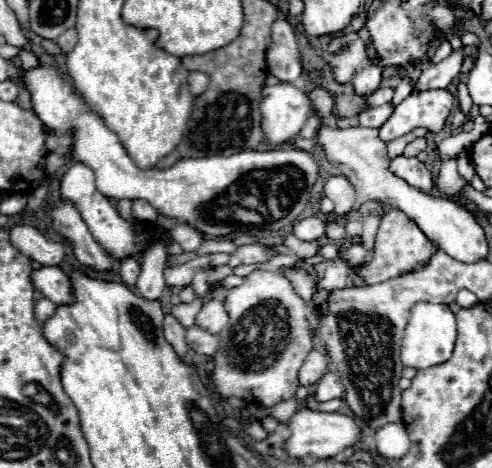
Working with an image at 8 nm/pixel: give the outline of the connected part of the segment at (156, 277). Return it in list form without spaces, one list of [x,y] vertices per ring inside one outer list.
[[[161,240],[153,242],[149,250],[143,252],[143,266],[141,274],[137,278],[137,292],[147,298],[147,300],[157,300],[165,292],[165,278],[163,278],[163,268],[165,268],[165,244]]]

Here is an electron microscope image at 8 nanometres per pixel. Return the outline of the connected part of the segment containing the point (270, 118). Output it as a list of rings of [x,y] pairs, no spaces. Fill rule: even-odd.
[[[285,82],[265,86],[261,100],[261,128],[265,140],[271,146],[281,146],[293,140],[311,112],[311,100],[303,90]]]

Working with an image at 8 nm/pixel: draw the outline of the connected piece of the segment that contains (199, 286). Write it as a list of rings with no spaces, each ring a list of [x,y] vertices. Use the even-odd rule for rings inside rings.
[[[199,268],[199,270],[195,270],[195,276],[193,276],[191,286],[193,286],[193,290],[195,290],[197,296],[205,296],[207,290],[209,290],[209,282],[207,282],[209,270],[211,268]]]

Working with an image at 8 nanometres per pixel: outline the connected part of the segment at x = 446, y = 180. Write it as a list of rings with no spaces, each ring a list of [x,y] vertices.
[[[449,158],[441,164],[441,170],[439,170],[439,178],[437,178],[437,186],[441,188],[443,194],[461,194],[461,188],[465,186],[467,182],[459,176],[457,172],[457,160],[455,158]]]

